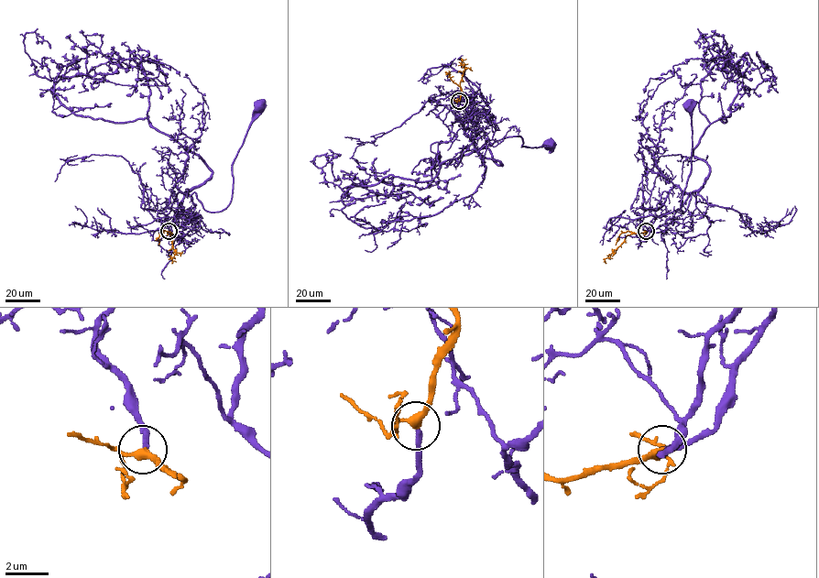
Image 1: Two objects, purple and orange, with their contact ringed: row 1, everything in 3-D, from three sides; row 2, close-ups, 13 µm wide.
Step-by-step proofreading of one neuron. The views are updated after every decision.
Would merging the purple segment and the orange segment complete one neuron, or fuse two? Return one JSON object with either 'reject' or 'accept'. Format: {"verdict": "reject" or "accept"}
{"verdict": "accept"}

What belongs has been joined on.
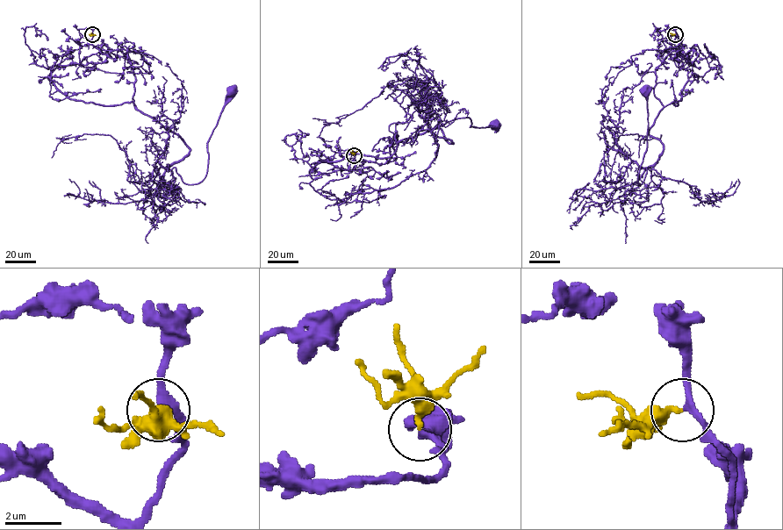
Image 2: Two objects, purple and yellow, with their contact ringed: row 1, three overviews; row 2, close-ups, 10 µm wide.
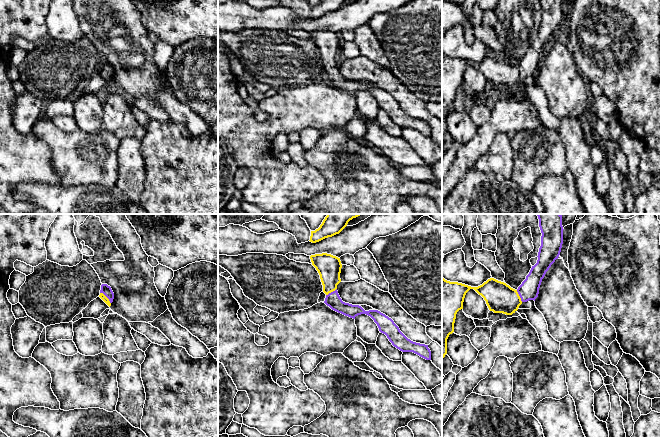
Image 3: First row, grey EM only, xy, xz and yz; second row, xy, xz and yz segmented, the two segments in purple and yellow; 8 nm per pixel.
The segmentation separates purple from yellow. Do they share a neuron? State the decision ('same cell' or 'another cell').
same cell

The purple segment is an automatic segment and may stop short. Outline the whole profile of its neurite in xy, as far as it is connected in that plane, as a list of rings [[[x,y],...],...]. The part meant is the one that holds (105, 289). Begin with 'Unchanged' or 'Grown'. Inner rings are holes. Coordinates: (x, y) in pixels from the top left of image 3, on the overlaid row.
Grown. [[[102,284],[99,297],[110,307],[114,299],[111,287],[107,284]]]

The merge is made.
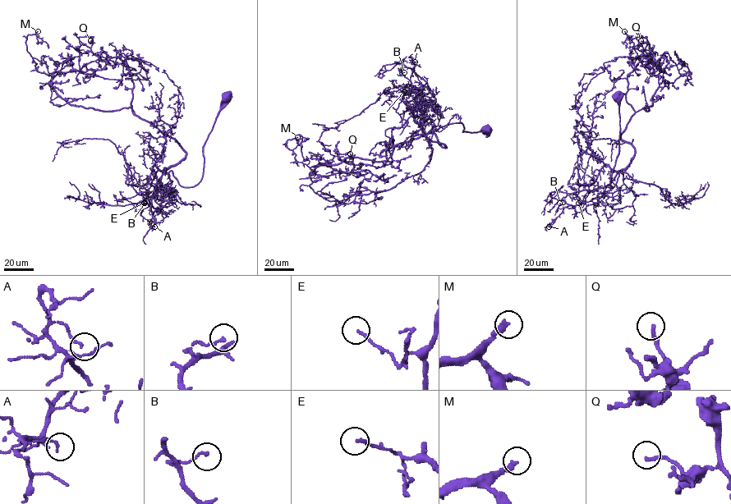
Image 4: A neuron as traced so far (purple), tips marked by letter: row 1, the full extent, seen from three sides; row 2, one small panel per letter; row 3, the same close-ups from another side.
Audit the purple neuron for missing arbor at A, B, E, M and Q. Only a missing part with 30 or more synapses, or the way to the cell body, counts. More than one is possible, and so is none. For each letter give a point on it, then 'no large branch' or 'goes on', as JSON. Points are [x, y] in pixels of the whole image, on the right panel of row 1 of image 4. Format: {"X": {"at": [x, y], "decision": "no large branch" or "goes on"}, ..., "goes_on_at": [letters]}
{"A": {"at": [549, 226], "decision": "no large branch"}, "B": {"at": [559, 203], "decision": "no large branch"}, "E": {"at": [578, 203], "decision": "no large branch"}, "M": {"at": [624, 31], "decision": "goes on"}, "Q": {"at": [641, 40], "decision": "no large branch"}, "goes_on_at": ["M"]}

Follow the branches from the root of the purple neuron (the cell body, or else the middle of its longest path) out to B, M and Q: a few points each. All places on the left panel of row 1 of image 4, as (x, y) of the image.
B: (227, 96), (203, 148), (201, 180), (183, 186), (171, 171), (154, 165), (143, 186), (152, 205), (144, 203)
M: (227, 96), (183, 186), (174, 139), (57, 93), (38, 31)
Q: (227, 96), (201, 180), (181, 186), (165, 171), (186, 151), (132, 112), (127, 58), (108, 64), (90, 40)

